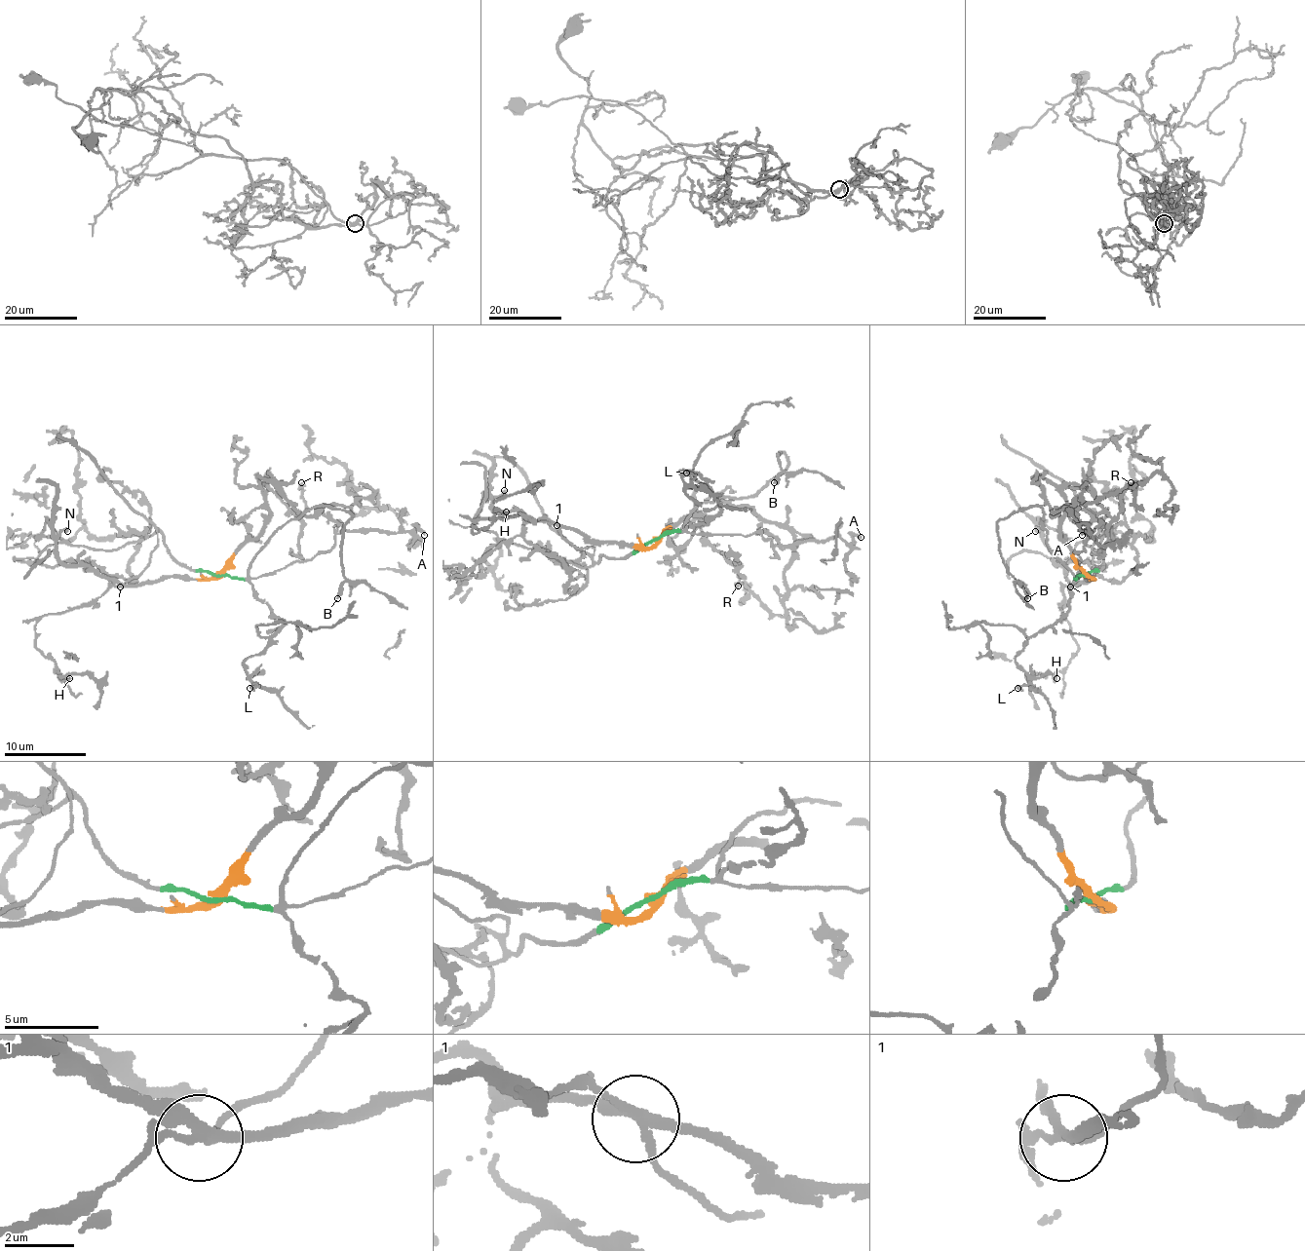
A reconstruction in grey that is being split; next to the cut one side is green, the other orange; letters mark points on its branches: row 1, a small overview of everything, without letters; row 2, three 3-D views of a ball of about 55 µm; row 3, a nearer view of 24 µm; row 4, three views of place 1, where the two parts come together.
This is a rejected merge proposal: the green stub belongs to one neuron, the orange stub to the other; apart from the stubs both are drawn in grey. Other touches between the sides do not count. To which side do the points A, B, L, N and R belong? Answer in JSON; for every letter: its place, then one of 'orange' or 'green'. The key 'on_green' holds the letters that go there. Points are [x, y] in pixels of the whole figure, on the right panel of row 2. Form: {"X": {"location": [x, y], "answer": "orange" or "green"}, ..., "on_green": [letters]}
{"A": {"location": [1082, 535], "answer": "orange"}, "B": {"location": [1027, 598], "answer": "green"}, "L": {"location": [1017, 688], "answer": "green"}, "N": {"location": [1035, 531], "answer": "orange"}, "R": {"location": [1131, 482], "answer": "orange"}, "on_green": ["B", "L"]}

